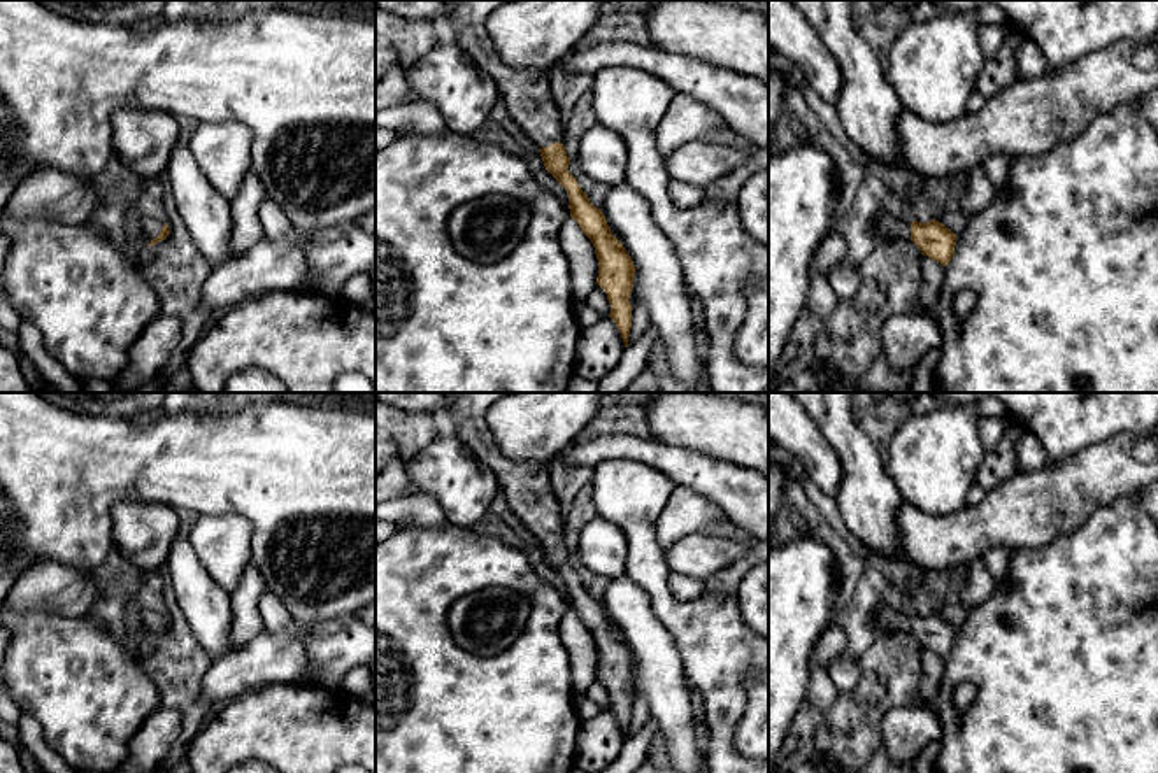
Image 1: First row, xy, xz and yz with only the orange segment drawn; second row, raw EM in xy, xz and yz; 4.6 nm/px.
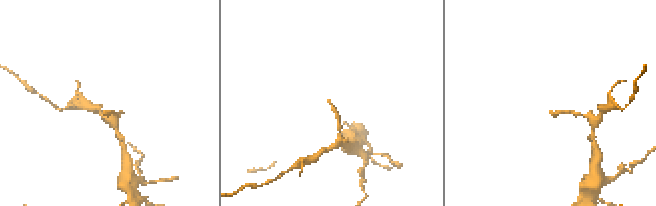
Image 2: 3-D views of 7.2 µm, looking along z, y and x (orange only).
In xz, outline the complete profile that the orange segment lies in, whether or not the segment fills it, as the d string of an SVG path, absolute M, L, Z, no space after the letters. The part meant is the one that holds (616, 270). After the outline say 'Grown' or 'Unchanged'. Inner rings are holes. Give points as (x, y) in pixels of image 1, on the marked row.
M440 0L444 4L444 18L451 23L456 33L456 44L468 54L472 63L486 74L495 84L500 98L505 102L509 116L528 135L533 147L540 152L546 170L565 188L568 196L570 217L579 224L581 231L591 240L598 259L597 284L605 291L611 314L616 323L625 347L632 330L632 305L628 301L633 287L635 266L626 254L623 244L612 235L602 209L597 209L588 195L579 188L574 175L568 172L570 158L561 144L563 140L563 117L549 91L547 74L537 68L514 68L509 67L497 53L488 32L490 14L498 9L505 0Z. Grown

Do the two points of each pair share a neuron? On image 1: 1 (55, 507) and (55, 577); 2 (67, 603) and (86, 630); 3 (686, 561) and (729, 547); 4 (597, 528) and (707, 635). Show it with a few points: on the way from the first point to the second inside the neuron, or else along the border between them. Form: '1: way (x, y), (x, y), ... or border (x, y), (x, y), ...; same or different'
1: border (92, 570), (35, 561), (18, 577); different
2: border (37, 609), (64, 616), (86, 616); different
3: way (697, 554), (718, 551); same
4: border (606, 519), (625, 537), (627, 574); different

